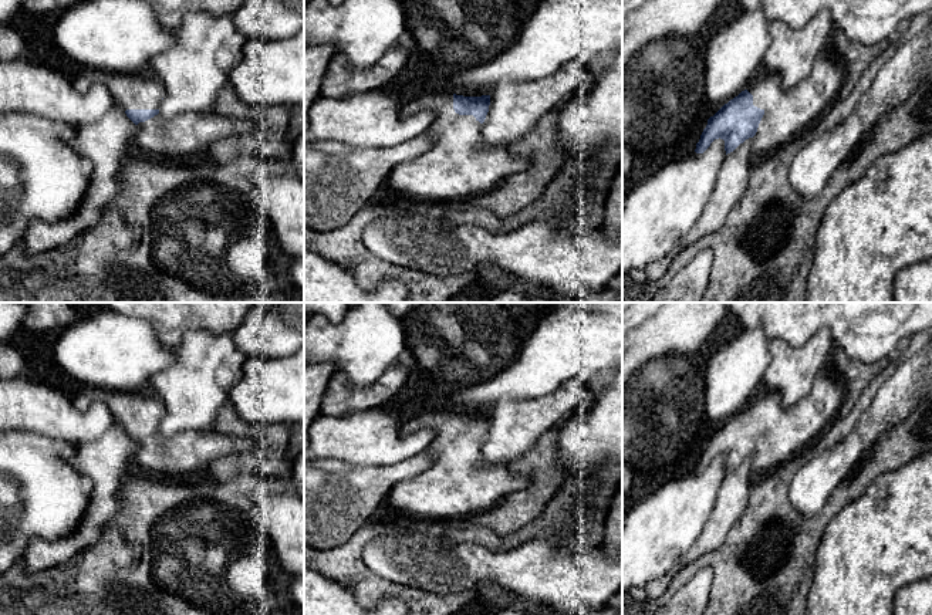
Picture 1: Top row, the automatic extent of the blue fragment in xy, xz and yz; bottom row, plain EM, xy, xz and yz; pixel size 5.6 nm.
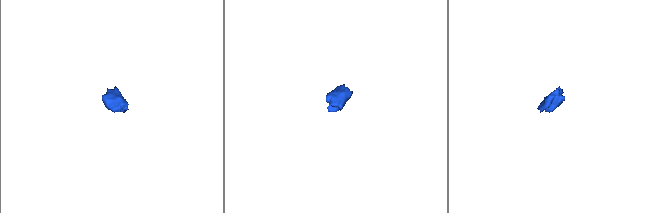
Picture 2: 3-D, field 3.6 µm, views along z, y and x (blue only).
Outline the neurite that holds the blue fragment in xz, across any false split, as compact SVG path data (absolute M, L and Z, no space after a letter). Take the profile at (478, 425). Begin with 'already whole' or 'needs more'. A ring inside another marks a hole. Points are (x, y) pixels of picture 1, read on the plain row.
needs more; M446 408L433 409L402 426L402 435L419 429L433 429L435 439L426 450L432 455L430 466L415 479L395 484L386 494L386 503L399 521L415 518L459 520L483 513L499 503L506 494L524 490L529 481L513 476L509 464L483 466L480 446L486 437L490 413L463 415Z

